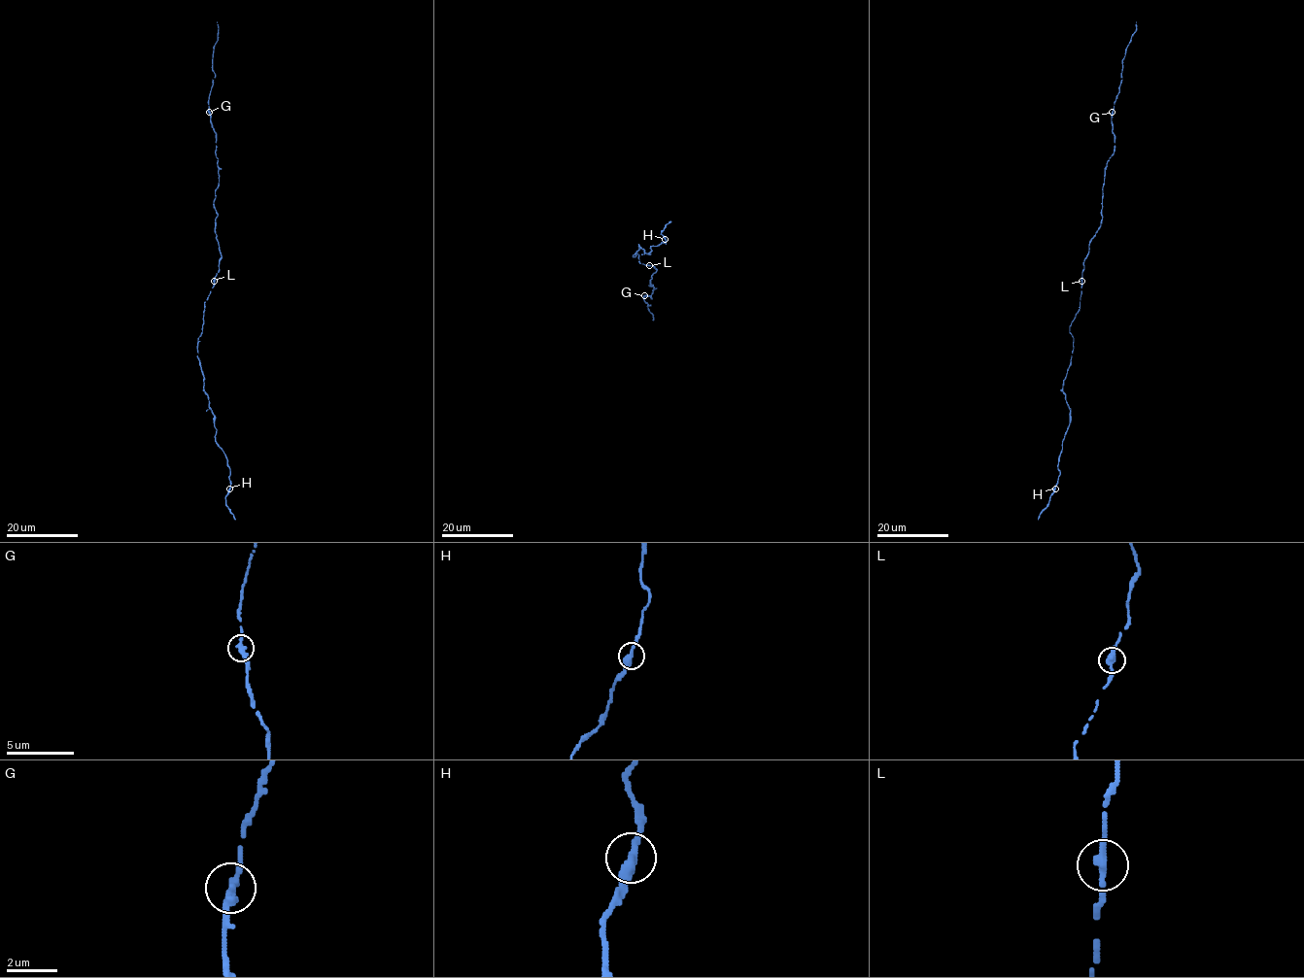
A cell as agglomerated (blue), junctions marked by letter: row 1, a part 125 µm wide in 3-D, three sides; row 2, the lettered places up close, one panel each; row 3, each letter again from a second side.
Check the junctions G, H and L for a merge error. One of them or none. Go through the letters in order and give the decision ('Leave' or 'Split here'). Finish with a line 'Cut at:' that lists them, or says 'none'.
G: Leave
H: Leave
L: Leave
Cut at: none

